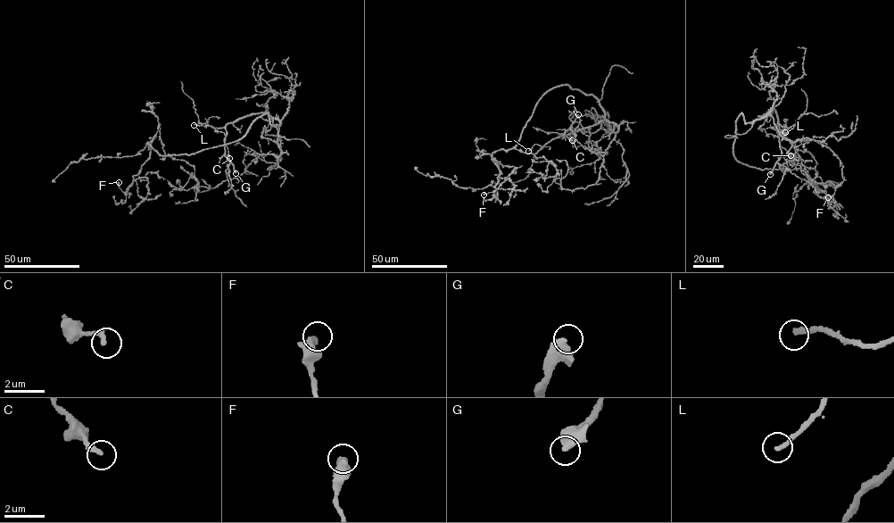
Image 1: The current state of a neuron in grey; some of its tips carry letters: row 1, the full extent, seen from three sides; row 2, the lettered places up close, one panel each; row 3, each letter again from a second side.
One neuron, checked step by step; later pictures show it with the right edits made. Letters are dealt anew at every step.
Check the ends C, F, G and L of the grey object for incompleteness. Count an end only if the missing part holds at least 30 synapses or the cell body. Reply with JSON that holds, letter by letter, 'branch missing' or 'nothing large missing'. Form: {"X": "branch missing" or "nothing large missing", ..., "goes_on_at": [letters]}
{"C": "nothing large missing", "F": "nothing large missing", "G": "branch missing", "L": "nothing large missing", "goes_on_at": ["G"]}

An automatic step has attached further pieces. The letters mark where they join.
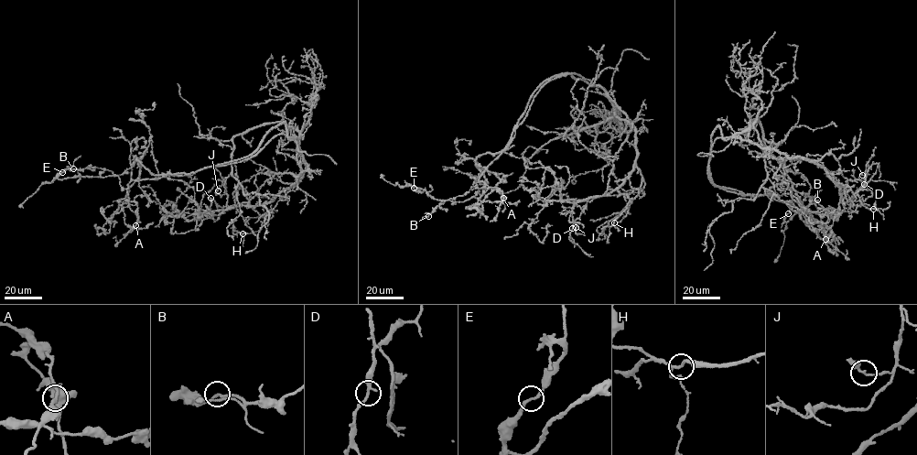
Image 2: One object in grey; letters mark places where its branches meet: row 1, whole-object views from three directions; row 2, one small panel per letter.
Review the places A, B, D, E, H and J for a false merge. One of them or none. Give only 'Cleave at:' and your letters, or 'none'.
Cleave at: A

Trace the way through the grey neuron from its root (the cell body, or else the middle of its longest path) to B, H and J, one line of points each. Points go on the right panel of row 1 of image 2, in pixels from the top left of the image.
B: (709, 168), (713, 184), (754, 197), (770, 194), (793, 204), (800, 212), (805, 196), (817, 200)
H: (709, 168), (715, 140), (736, 136), (789, 157), (822, 165), (832, 180), (850, 187), (862, 204), (873, 209)
J: (709, 168), (715, 140), (736, 136), (822, 165), (841, 195), (847, 191), (846, 182), (862, 180), (862, 175)

